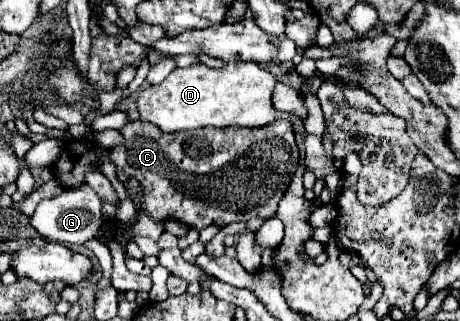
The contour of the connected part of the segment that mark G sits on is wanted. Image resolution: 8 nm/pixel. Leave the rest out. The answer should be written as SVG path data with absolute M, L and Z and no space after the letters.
M81 185L79 189L67 189L57 197L41 201L37 205L35 213L31 215L29 223L47 241L55 241L55 243L63 243L63 245L65 243L83 245L85 241L93 239L97 235L97 231L101 229L101 225L103 225L101 201L89 185Z

